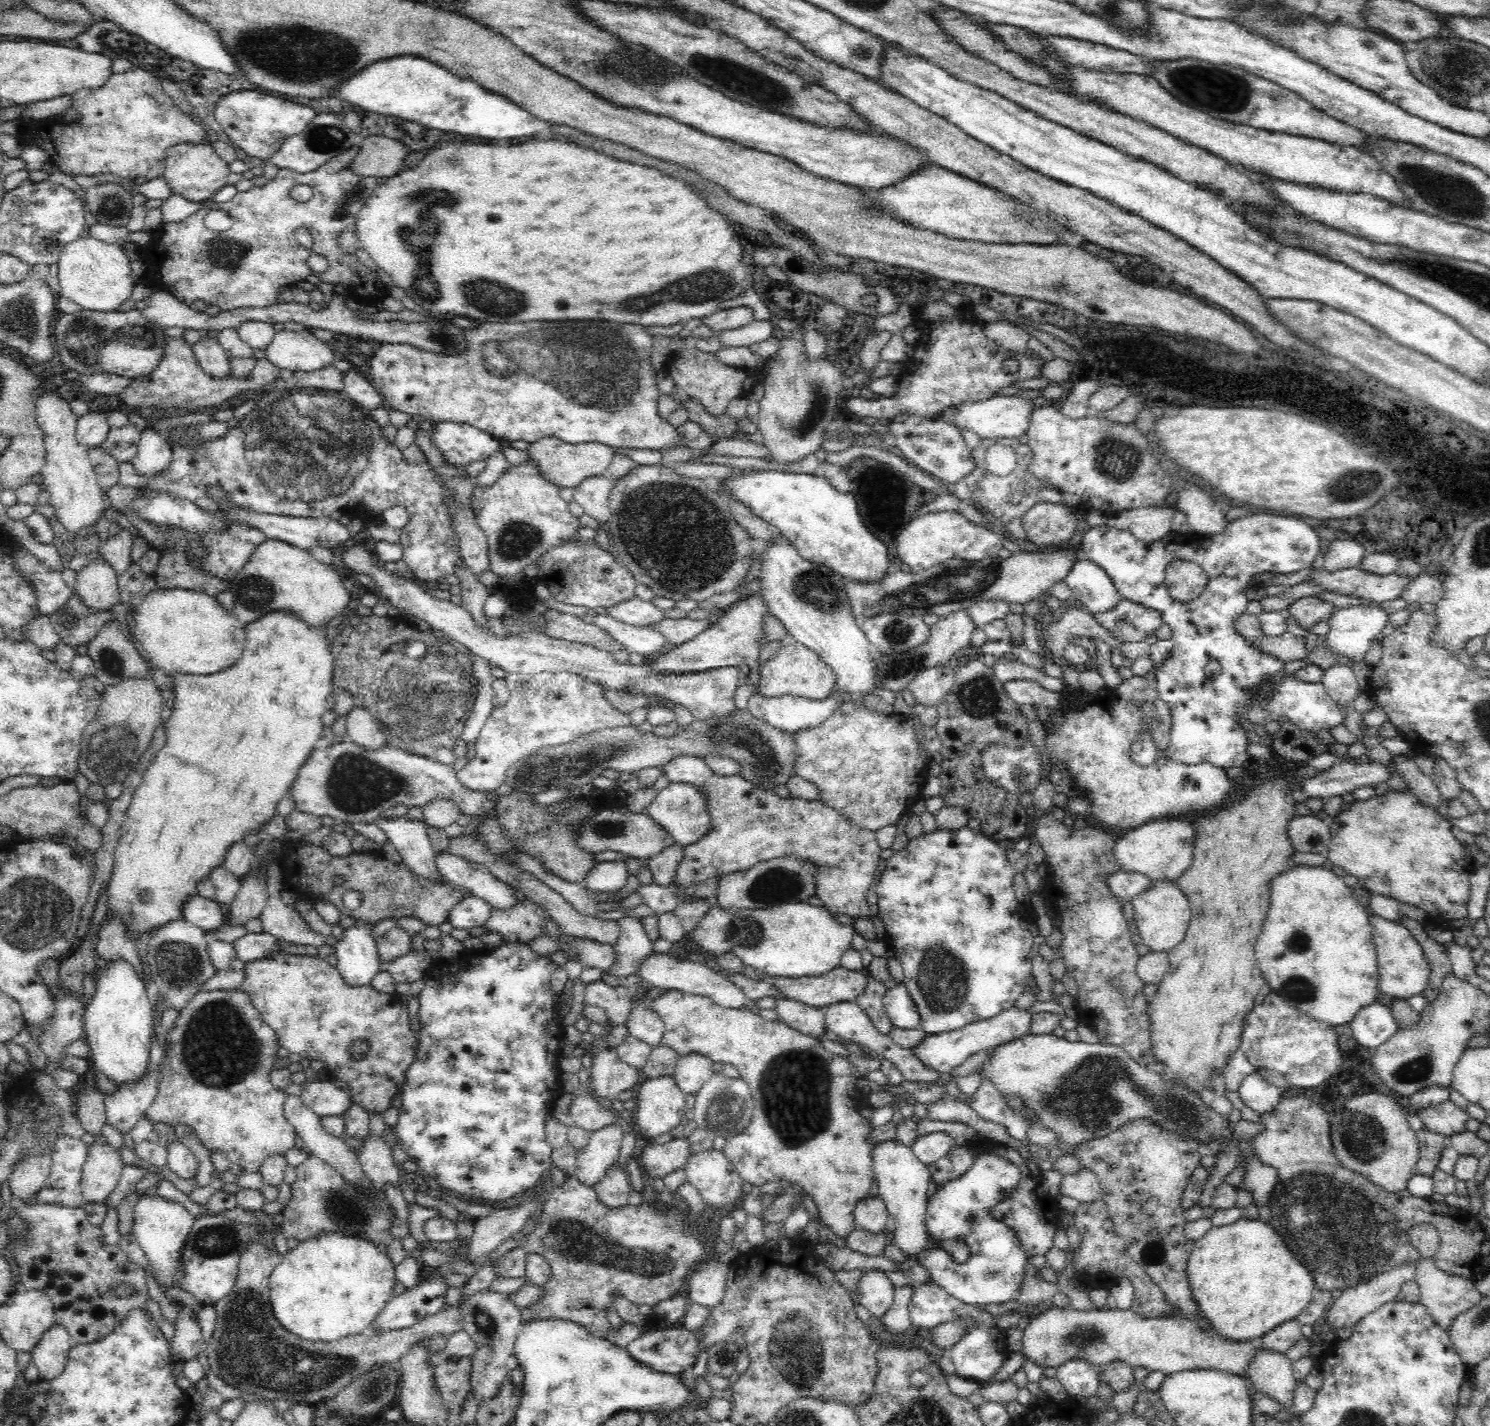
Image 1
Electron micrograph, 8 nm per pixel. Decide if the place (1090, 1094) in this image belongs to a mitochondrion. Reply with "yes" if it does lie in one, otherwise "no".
yes

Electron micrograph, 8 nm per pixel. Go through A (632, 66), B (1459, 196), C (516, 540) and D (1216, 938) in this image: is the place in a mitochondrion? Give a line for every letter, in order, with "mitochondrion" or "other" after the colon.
A: mitochondrion
B: mitochondrion
C: mitochondrion
D: other

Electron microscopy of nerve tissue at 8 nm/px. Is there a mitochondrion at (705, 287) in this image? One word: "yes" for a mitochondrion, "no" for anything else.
yes

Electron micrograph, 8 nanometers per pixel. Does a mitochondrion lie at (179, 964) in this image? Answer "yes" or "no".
yes

